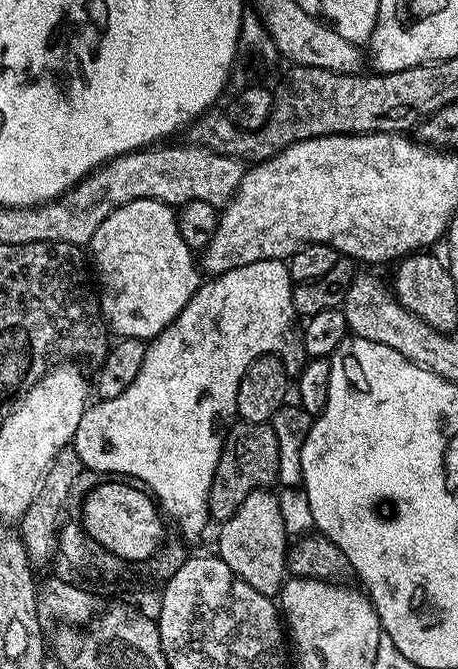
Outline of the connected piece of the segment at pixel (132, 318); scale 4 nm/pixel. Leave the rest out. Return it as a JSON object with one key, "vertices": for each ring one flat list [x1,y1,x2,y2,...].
{"vertices":[[135,200,114,210,110,218,106,218,106,222,94,230,90,251,94,276,98,281,100,310,104,313,109,329,113,333,117,332,115,335,120,338,133,336,135,340,152,341,166,326,170,326,170,322,174,322,176,315,188,305,202,283,201,273,198,268,196,273,196,268,192,265,193,249,184,243,178,230,173,205,164,204,161,200]]}

